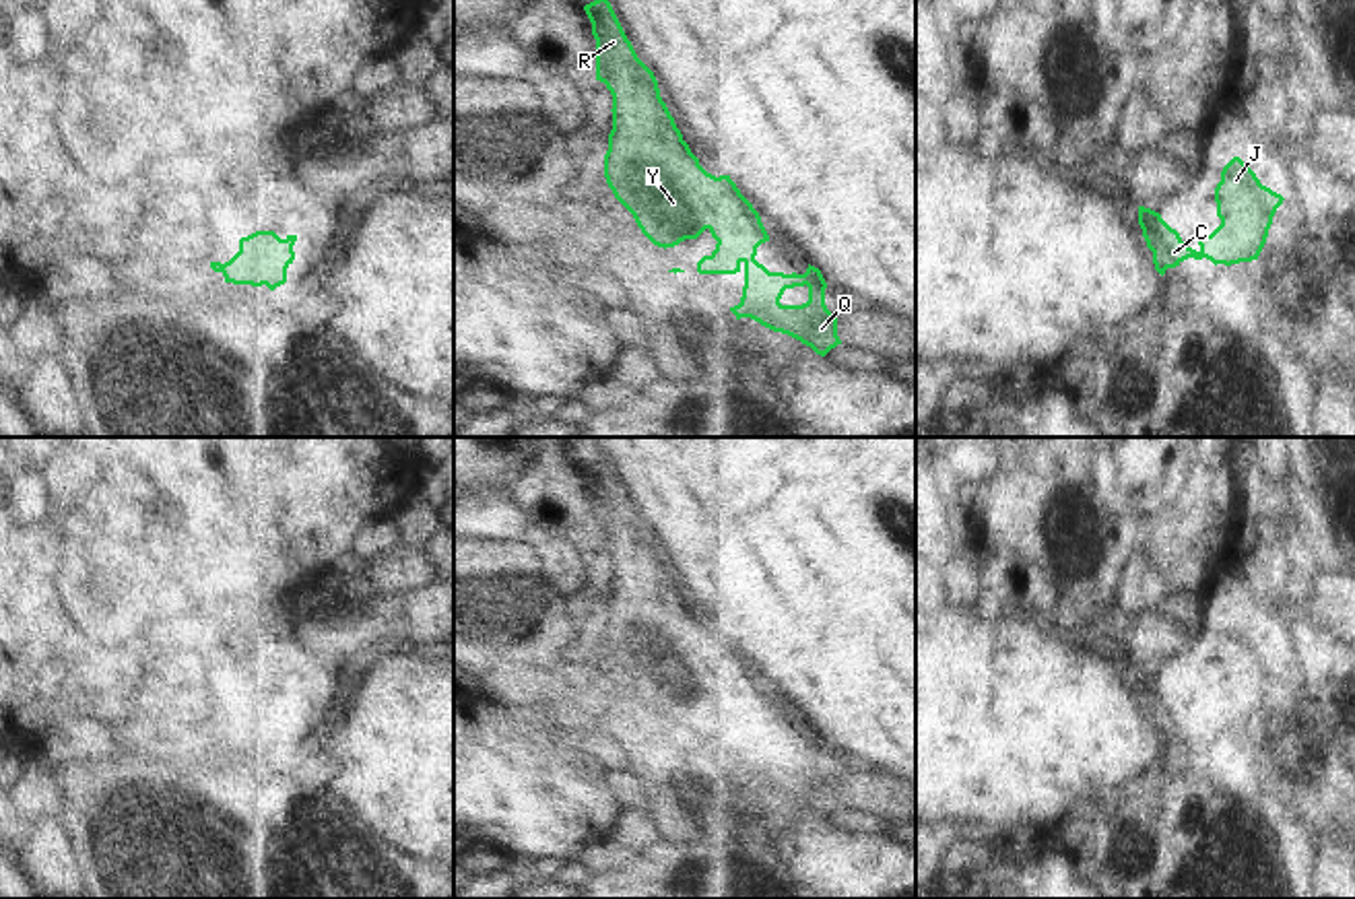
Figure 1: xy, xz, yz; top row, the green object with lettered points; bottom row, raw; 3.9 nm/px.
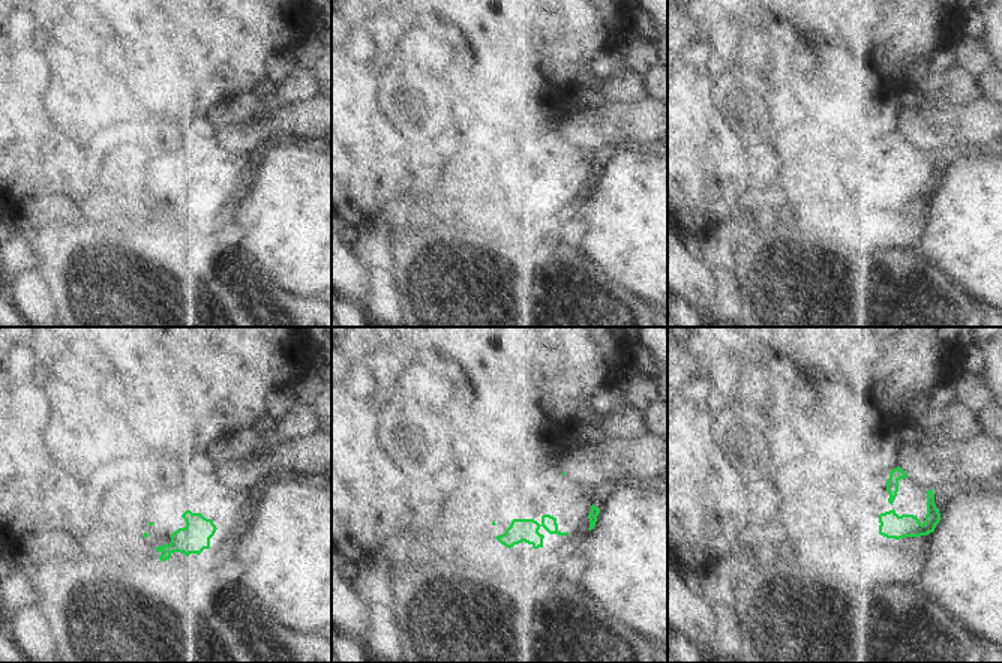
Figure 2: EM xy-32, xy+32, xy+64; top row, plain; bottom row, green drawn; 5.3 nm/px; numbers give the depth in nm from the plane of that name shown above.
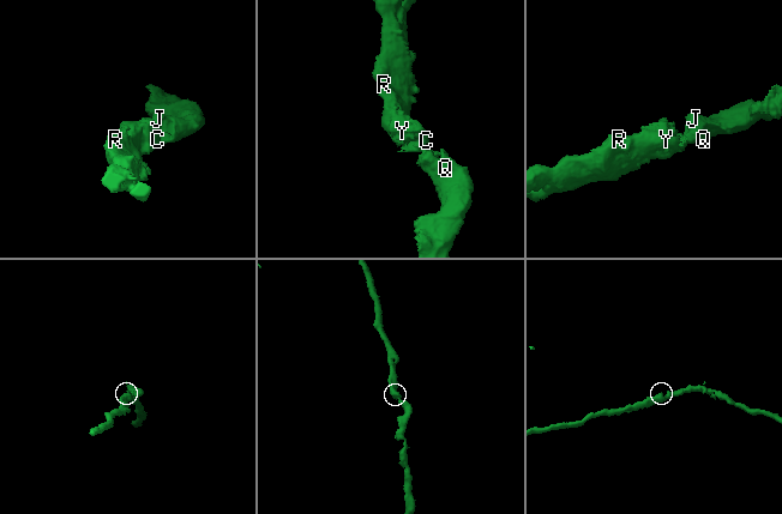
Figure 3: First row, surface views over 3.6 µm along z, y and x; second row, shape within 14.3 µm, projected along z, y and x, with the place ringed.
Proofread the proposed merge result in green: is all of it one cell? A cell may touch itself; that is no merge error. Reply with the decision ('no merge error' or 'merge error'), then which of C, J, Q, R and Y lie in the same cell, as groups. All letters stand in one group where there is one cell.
no merge error; C J Q R Y

